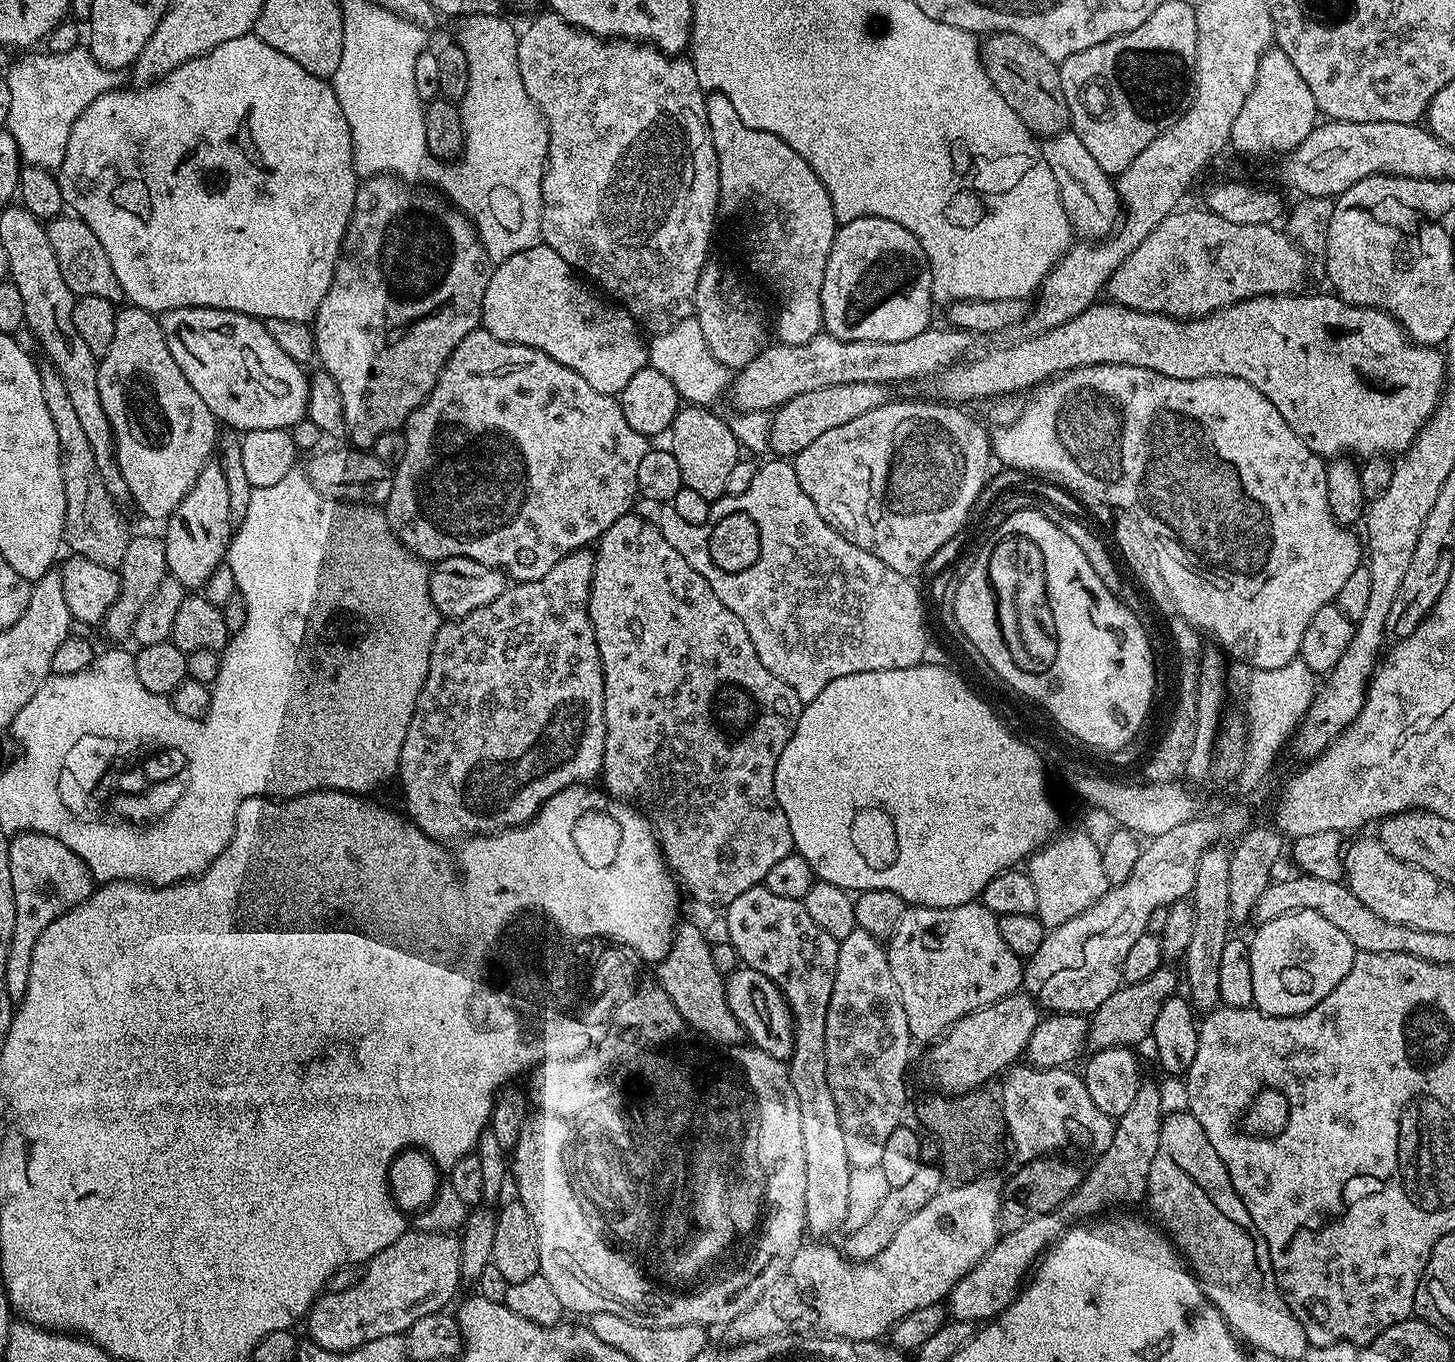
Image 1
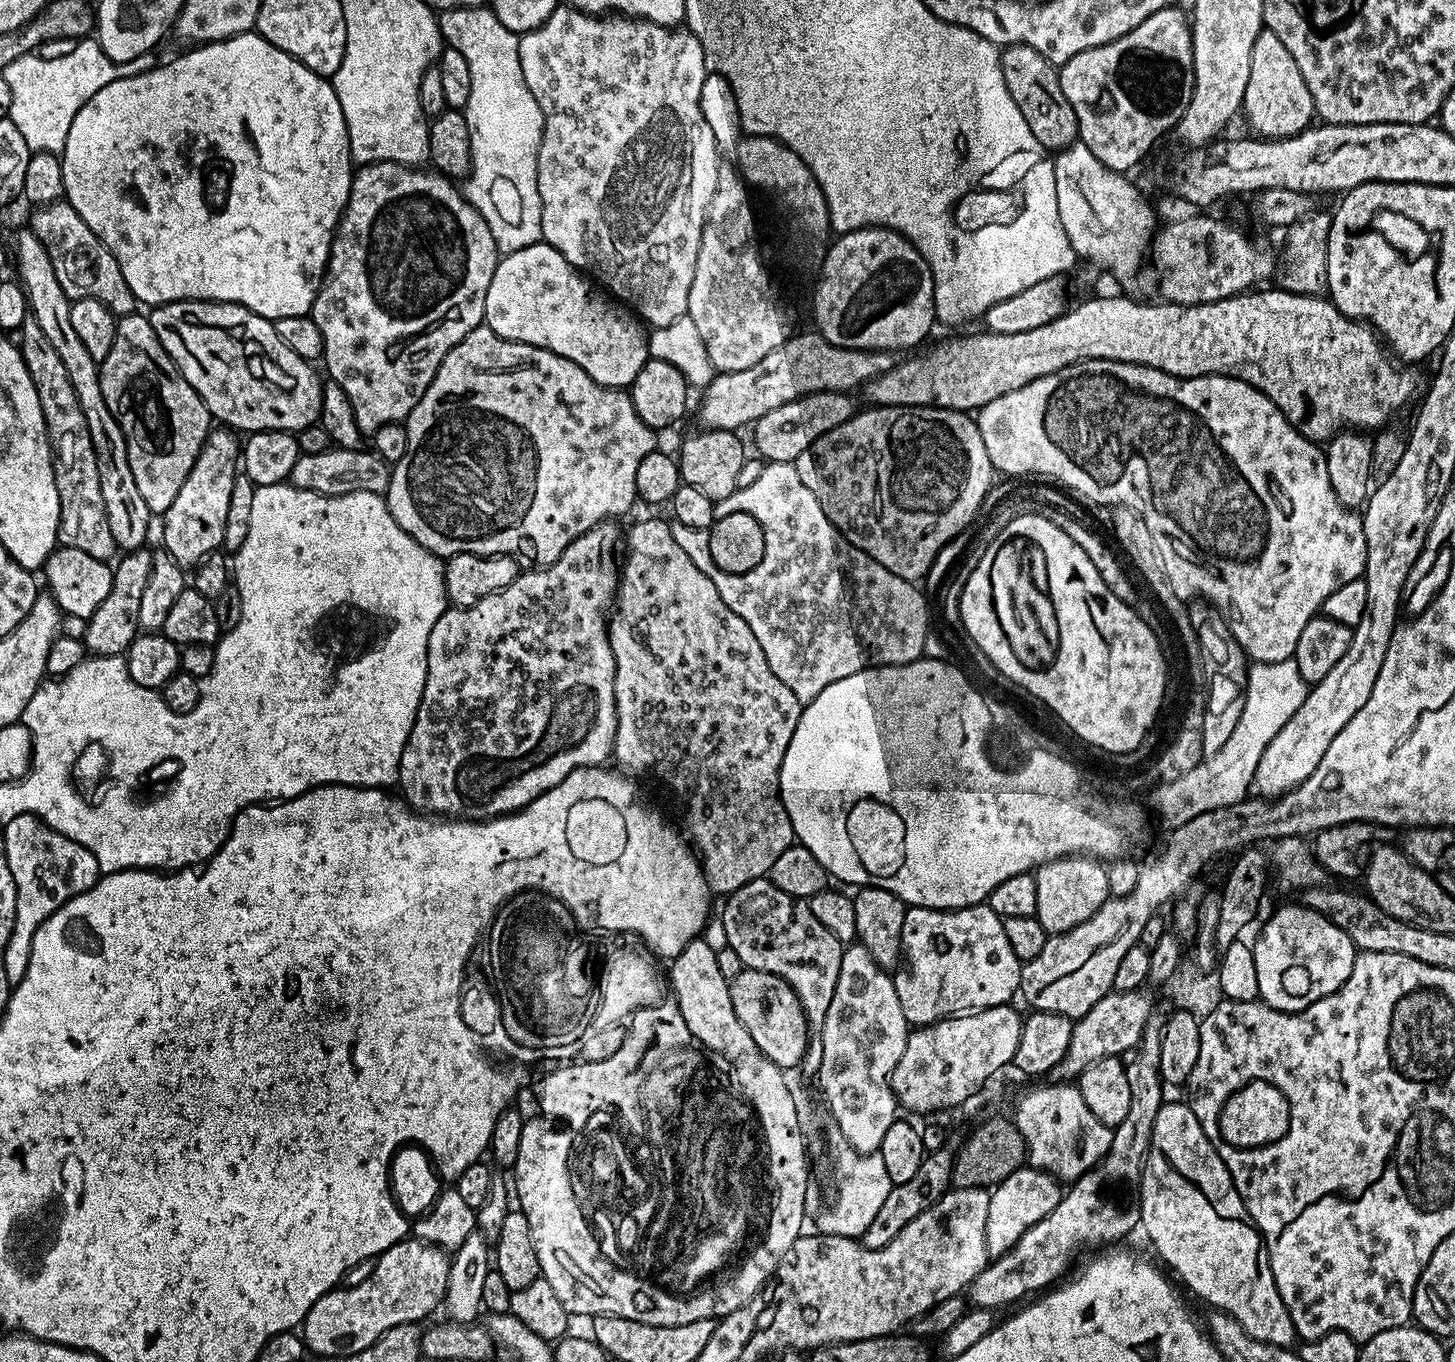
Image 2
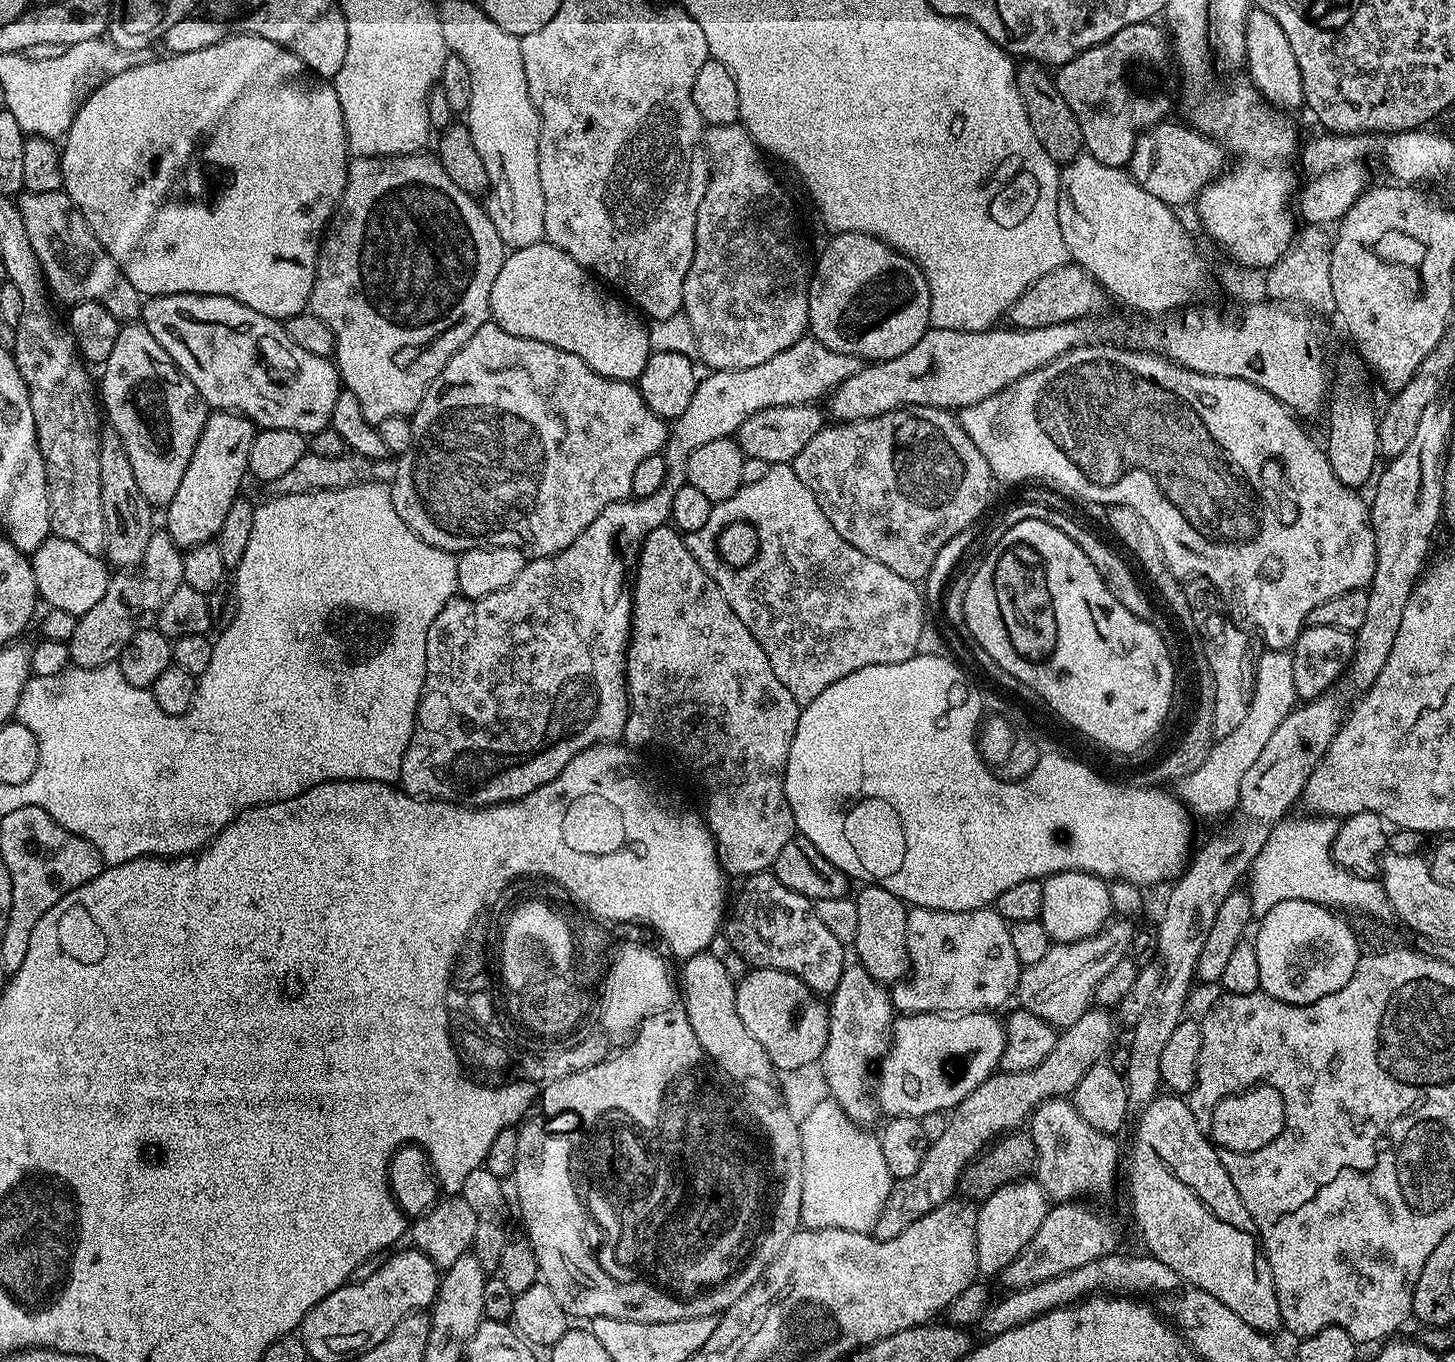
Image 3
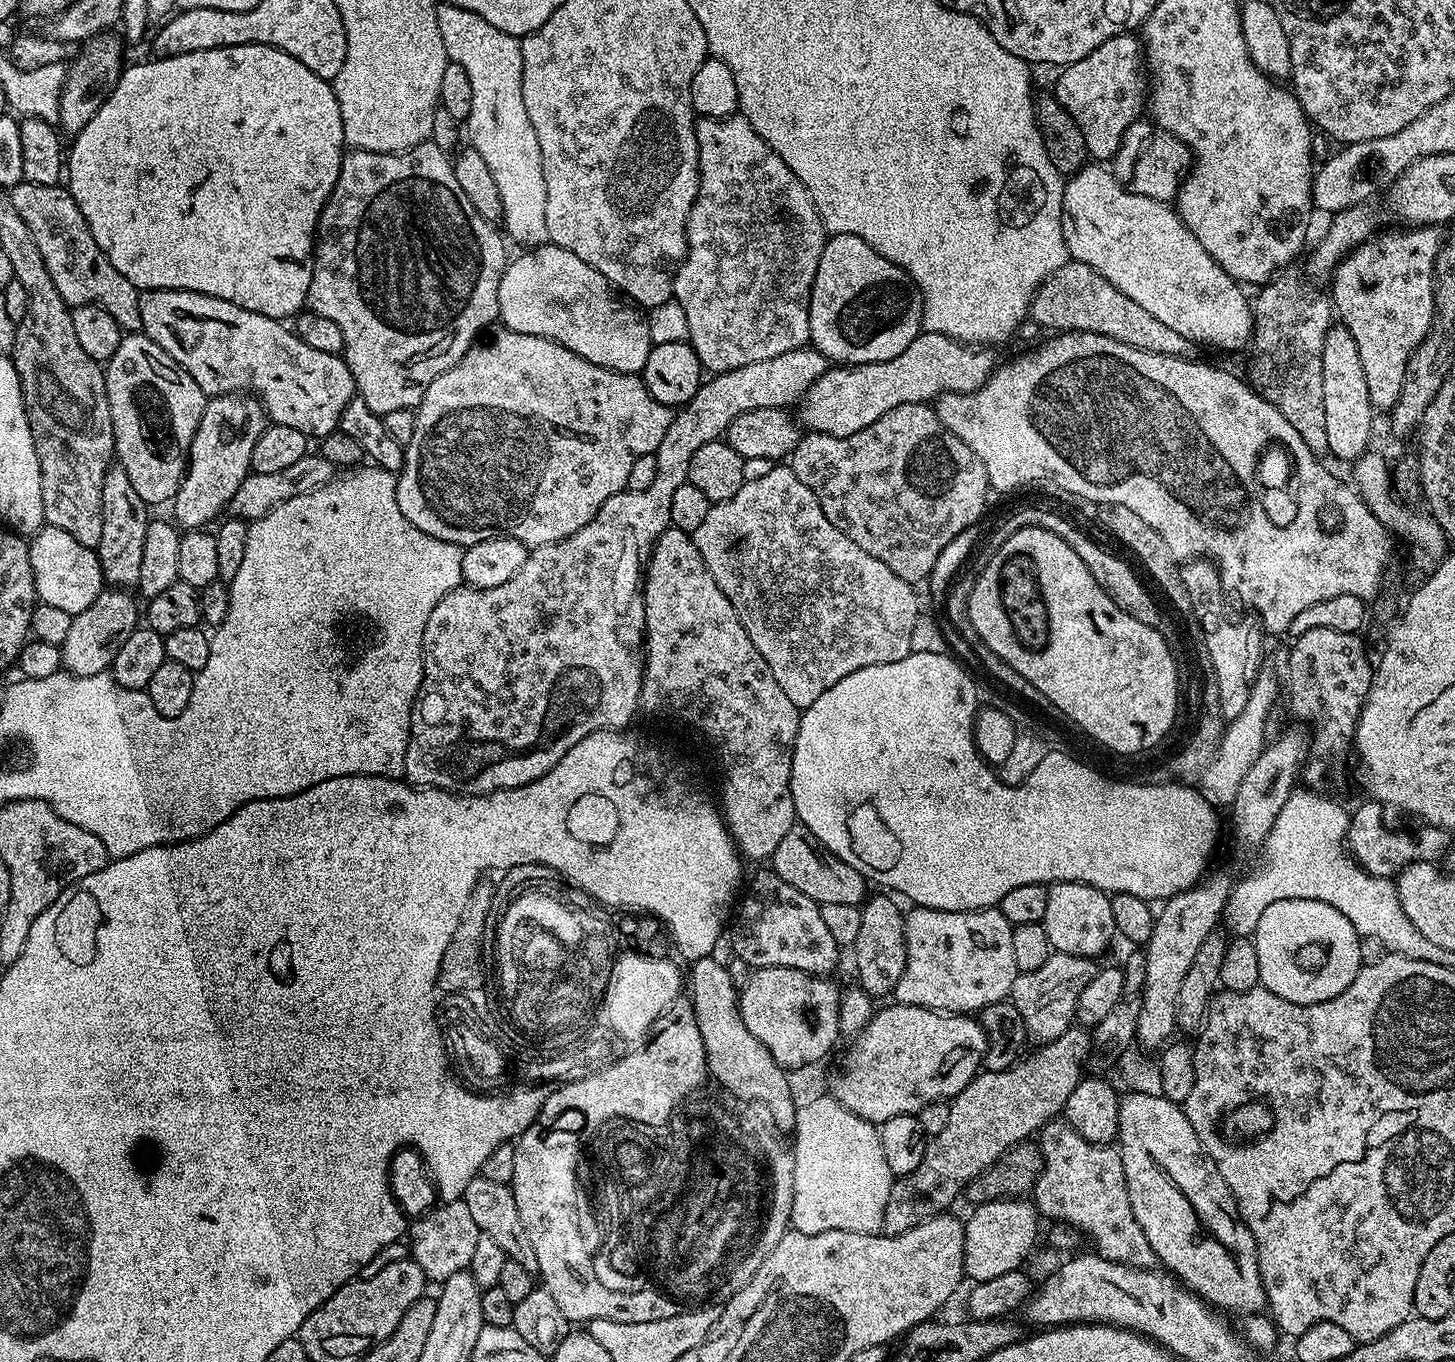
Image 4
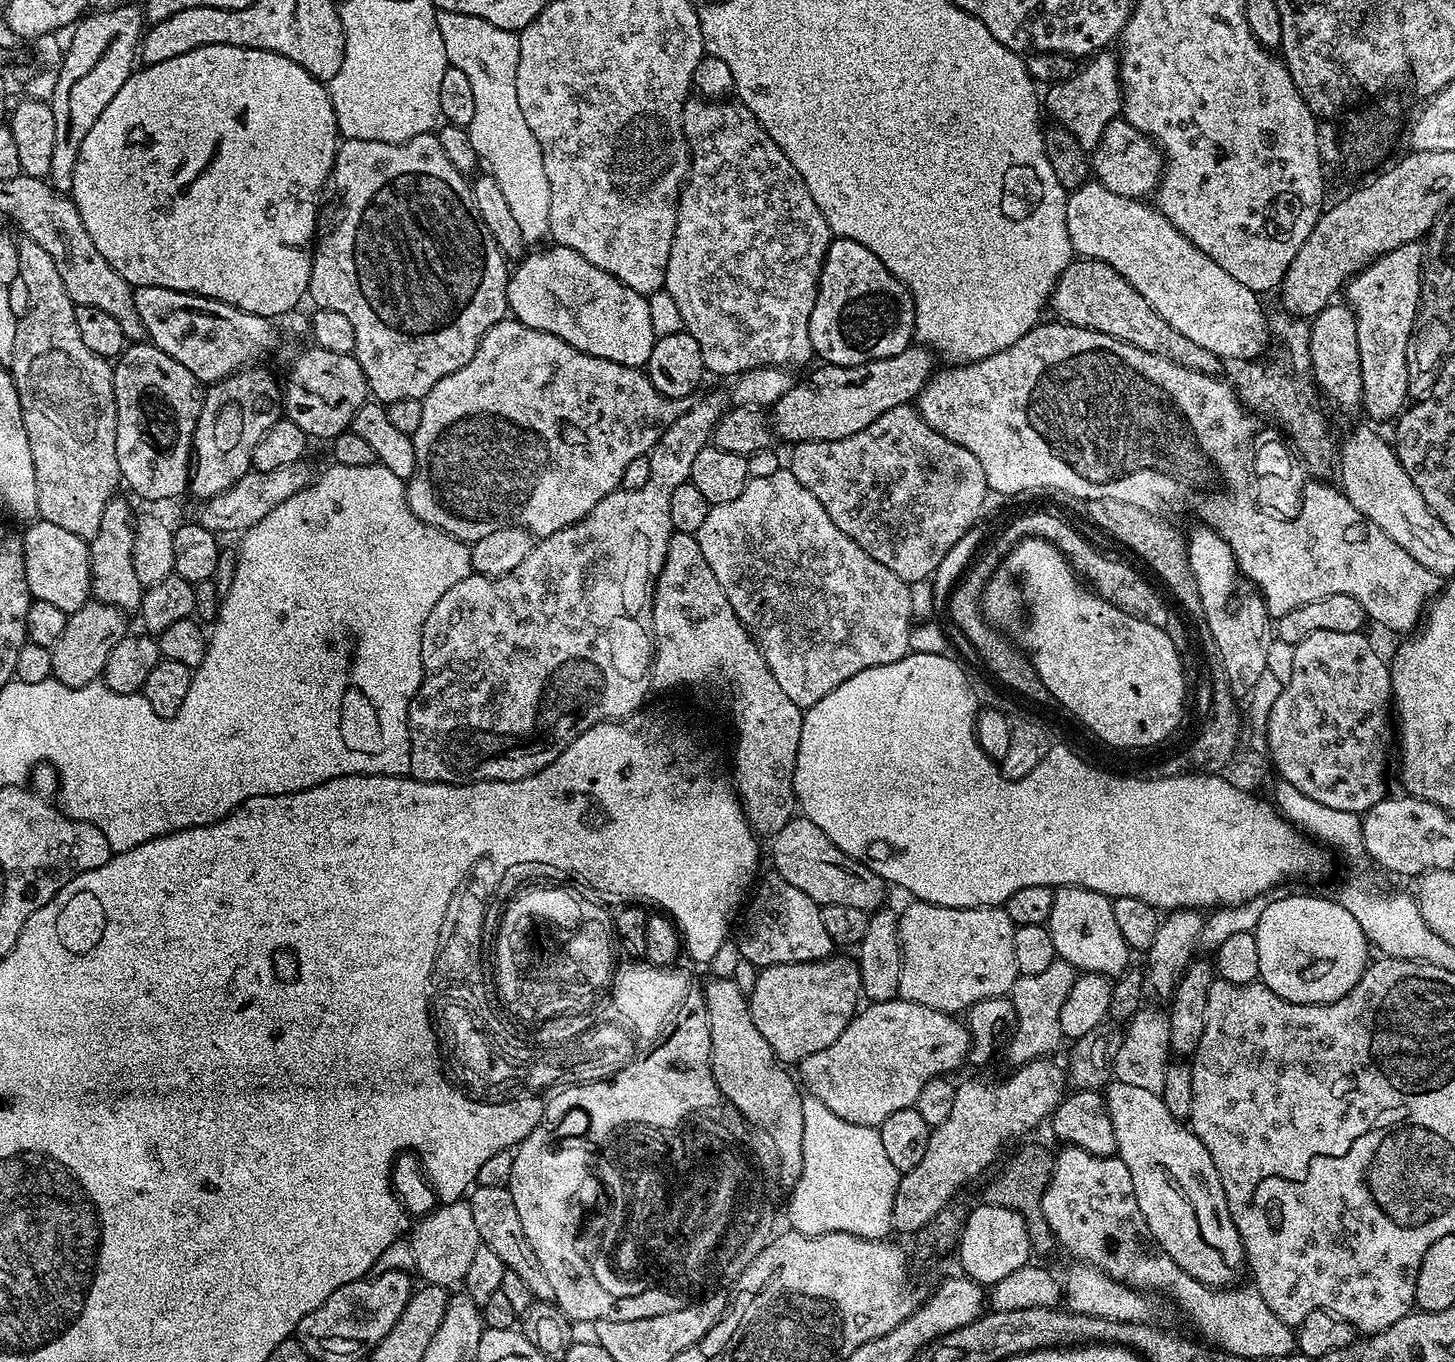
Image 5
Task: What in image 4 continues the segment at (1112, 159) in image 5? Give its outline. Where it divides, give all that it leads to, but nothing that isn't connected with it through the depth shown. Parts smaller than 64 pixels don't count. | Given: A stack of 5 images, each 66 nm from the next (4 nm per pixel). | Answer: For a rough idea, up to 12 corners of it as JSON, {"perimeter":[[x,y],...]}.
{"perimeter":[[1151,119],[1128,125],[1128,191],[1165,202],[1190,153]]}

